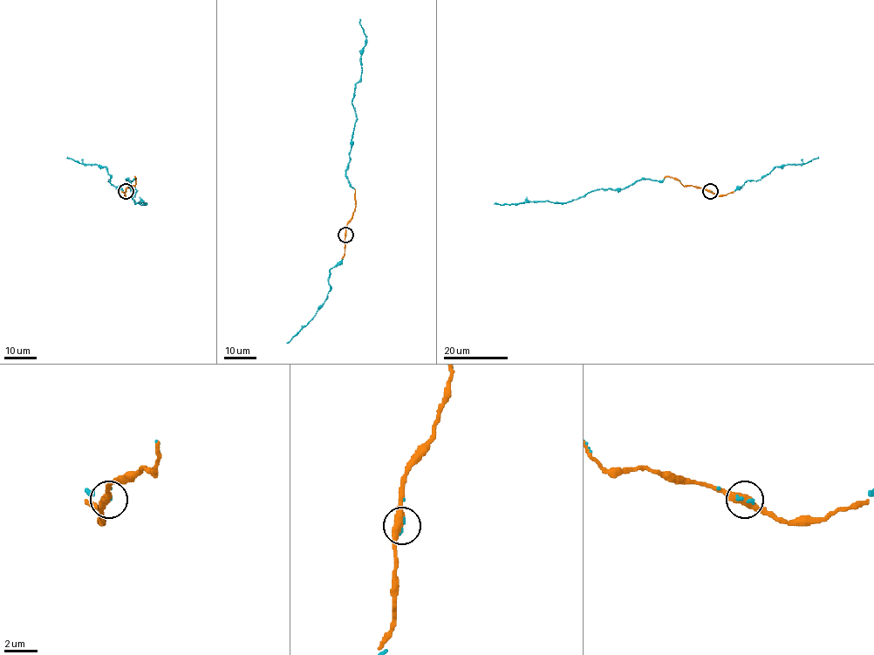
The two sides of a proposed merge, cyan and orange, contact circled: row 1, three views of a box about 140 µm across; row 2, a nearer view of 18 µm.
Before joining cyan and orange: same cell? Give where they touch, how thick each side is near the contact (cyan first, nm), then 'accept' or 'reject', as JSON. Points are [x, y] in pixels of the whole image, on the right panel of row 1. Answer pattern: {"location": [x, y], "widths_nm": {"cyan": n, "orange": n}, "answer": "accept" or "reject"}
{"location": [710, 191], "widths_nm": {"cyan": 200, "orange": 420}, "answer": "accept"}

